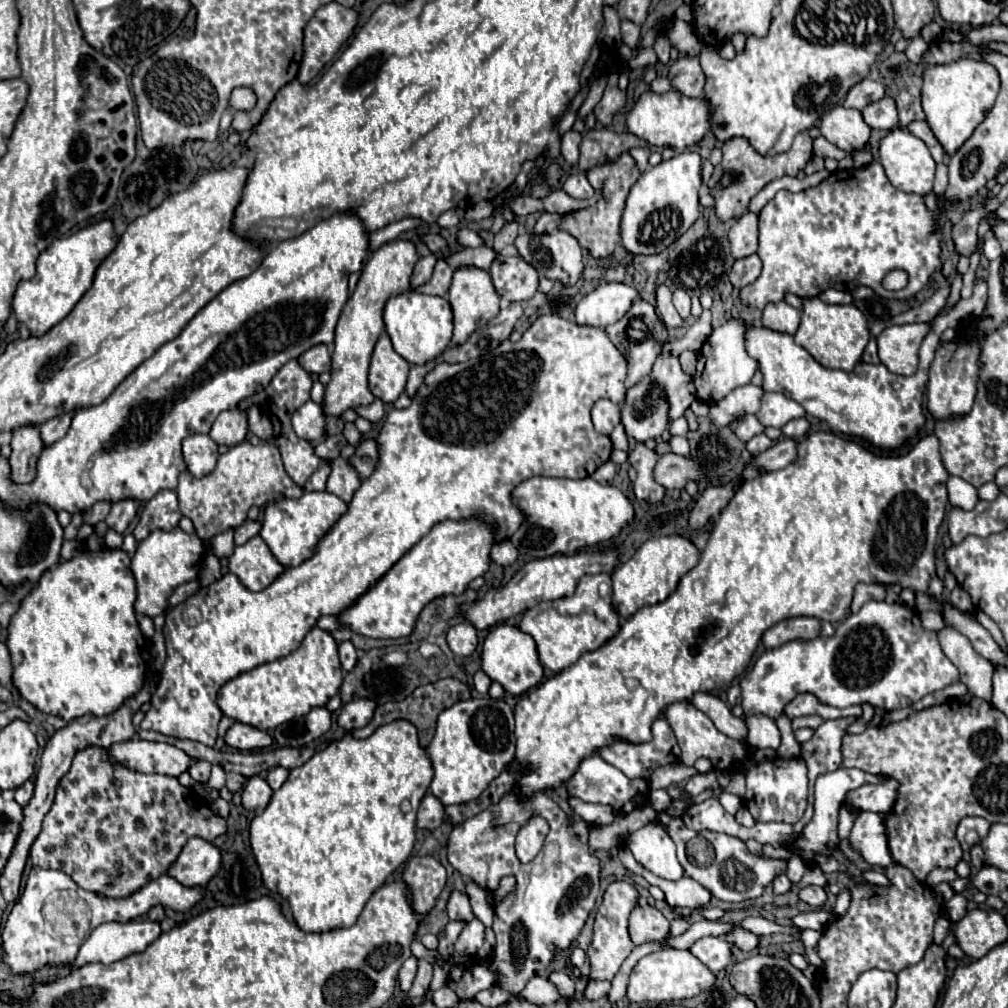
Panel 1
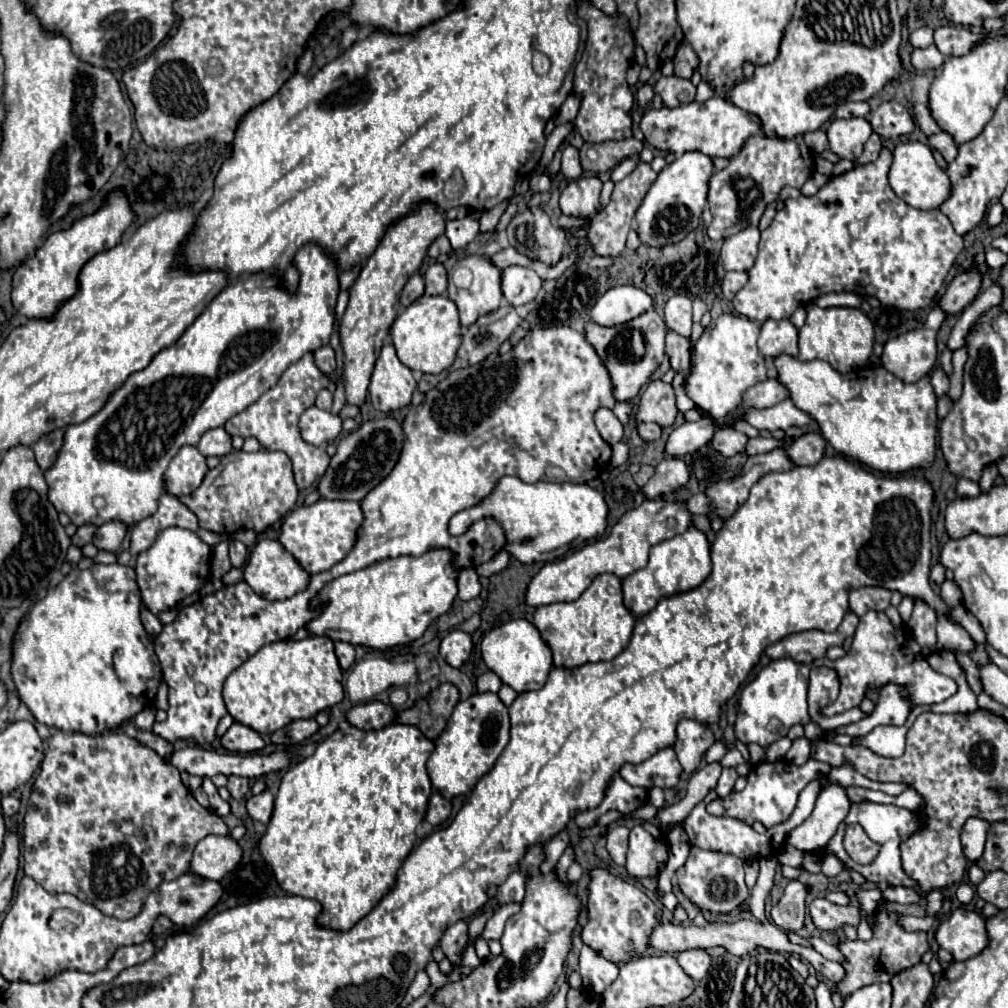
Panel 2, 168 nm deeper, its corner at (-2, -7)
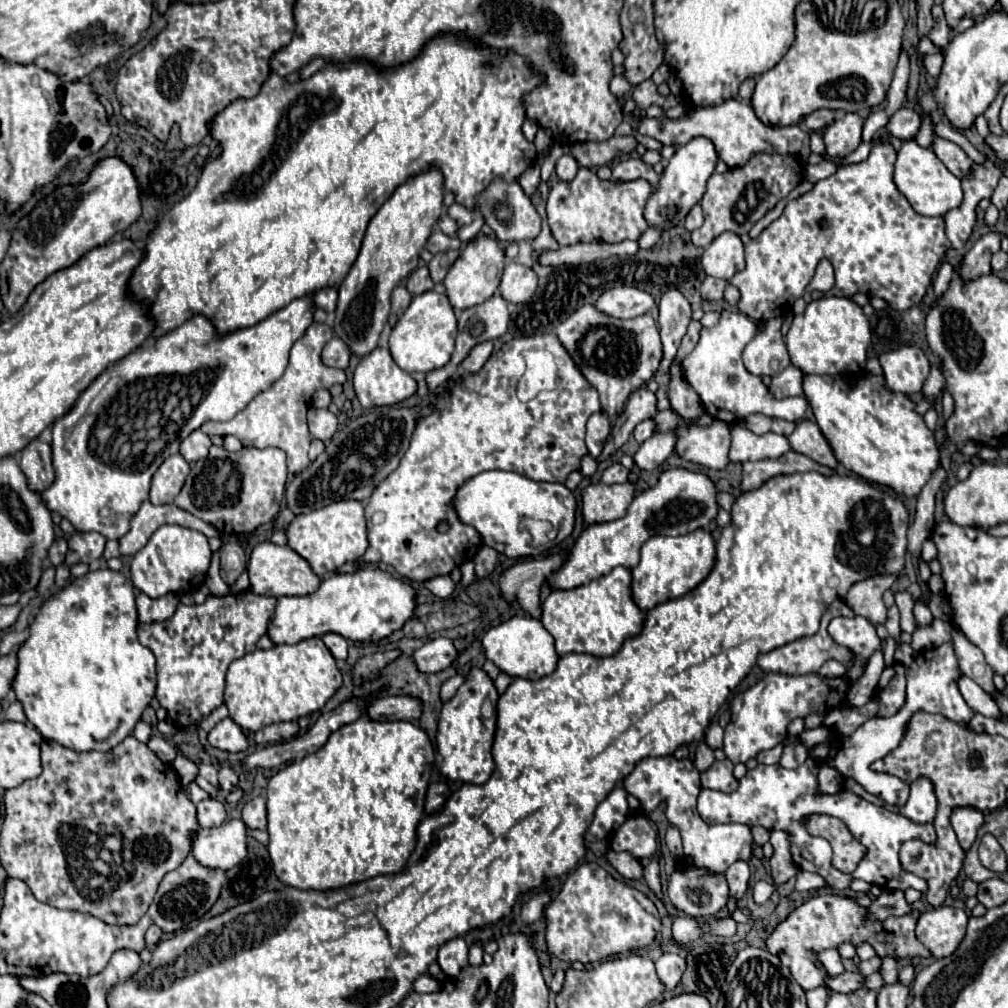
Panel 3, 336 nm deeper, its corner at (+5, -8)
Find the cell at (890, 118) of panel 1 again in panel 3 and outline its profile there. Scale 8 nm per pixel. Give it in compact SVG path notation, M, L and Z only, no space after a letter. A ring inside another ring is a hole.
M901 107L887 123L887 131L899 139L915 139L921 127L921 117L907 107Z

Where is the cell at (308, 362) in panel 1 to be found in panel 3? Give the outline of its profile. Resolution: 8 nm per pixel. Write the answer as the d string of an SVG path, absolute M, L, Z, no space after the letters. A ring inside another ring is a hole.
M333 337L325 349L323 349L323 363L329 365L329 367L337 367L337 369L347 369L349 365L349 357L351 357L351 351L349 347L339 339L339 337Z

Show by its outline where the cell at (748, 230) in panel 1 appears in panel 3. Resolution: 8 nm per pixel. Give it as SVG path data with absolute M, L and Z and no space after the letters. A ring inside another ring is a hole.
M721 233L701 255L703 271L711 277L729 281L735 273L745 269L743 243L735 233Z

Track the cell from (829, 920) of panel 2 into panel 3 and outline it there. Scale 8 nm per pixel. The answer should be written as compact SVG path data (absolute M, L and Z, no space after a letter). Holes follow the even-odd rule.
M817 895L805 901L801 907L791 911L785 921L781 921L773 933L767 937L767 951L777 955L783 965L789 967L793 979L805 989L815 989L825 981L825 967L819 963L817 953L823 949L837 949L841 943L869 943L879 957L893 959L913 959L913 957L930 958L927 951L915 937L915 923L919 911L911 909L911 913L901 917L887 917L885 921L875 921L869 917L869 909L857 903L857 897L847 895Z

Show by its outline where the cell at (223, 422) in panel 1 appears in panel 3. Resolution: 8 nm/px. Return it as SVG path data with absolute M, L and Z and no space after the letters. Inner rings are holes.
M197 429L197 431L193 431L187 439L181 441L179 453L183 455L183 459L185 459L187 463L193 463L193 461L197 461L197 459L201 459L201 457L207 457L209 447L211 447L211 439Z

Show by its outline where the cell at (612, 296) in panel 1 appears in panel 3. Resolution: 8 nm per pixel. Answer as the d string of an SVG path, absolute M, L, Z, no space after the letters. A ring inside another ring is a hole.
M613 287L605 291L595 307L603 313L617 317L617 319L633 319L639 315L645 315L653 309L655 301L647 291L641 291L637 287Z

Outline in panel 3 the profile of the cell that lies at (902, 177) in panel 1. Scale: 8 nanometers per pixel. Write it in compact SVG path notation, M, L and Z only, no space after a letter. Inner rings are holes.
M903 141L897 163L895 163L895 185L905 195L905 199L911 203L911 207L919 215L927 217L943 217L947 211L955 209L963 201L963 189L961 179L955 177L931 149L919 147L915 141Z

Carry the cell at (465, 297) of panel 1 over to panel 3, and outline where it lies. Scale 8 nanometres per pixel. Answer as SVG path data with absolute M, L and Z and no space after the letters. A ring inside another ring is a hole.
M479 233L475 239L467 243L467 247L461 251L459 259L453 263L453 269L445 277L447 297L455 309L467 309L473 305L479 305L481 301L487 301L499 287L501 273L505 267L505 251L501 249L499 241Z

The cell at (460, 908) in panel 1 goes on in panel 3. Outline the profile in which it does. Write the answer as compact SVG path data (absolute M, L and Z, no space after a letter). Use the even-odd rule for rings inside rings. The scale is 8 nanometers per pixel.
M457 937L453 941L447 941L439 949L439 959L437 959L443 973L449 975L449 977L457 977L459 971L463 967L467 967L467 951L469 951L467 943L461 937Z

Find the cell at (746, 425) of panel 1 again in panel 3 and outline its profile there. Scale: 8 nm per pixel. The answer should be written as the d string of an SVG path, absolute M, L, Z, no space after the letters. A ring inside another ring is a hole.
M713 419L705 427L683 423L675 427L675 435L677 435L675 453L681 459L705 465L709 469L727 467L731 435L725 421Z

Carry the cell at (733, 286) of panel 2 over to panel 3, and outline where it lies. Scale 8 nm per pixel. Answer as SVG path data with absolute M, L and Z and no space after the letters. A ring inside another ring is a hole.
M705 277L701 281L701 297L707 301L721 301L723 299L723 289L727 281L717 281L715 277Z

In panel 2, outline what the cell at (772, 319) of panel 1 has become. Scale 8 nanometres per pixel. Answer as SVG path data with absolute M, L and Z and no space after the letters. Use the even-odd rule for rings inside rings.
M766 320L760 332L758 348L764 358L778 354L798 354L798 328L790 320Z

